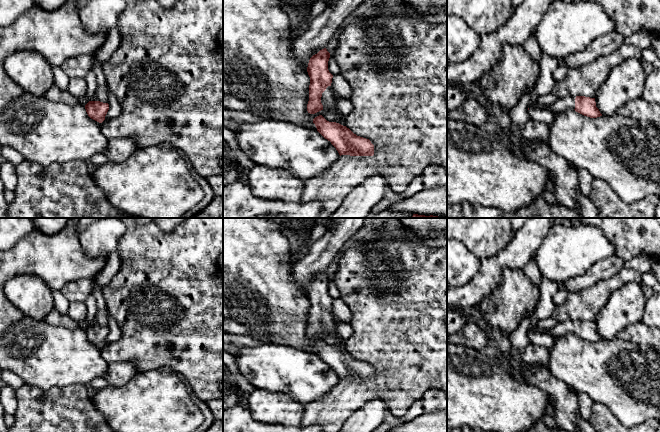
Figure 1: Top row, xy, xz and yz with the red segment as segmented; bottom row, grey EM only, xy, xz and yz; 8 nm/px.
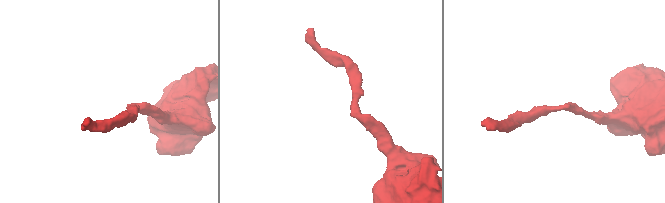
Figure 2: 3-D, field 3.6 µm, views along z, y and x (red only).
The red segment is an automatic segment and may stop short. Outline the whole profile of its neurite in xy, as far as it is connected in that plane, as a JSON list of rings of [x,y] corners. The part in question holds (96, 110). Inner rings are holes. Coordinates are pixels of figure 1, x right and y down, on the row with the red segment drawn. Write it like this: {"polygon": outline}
{"polygon": [[[89,101],[85,105],[85,109],[91,119],[102,123],[105,120],[105,116],[109,110],[109,104],[100,101]]]}

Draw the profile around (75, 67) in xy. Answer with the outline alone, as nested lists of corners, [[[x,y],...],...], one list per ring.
[[[93,55],[71,57],[61,64],[61,69],[71,78],[84,78],[92,67]]]

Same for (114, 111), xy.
[[[109,91],[109,98],[108,98],[109,110],[105,116],[105,120],[114,119],[121,114],[121,105],[117,100],[114,93]]]

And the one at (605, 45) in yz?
[[[613,31],[598,37],[582,52],[571,54],[564,58],[557,58],[558,64],[570,68],[581,67],[591,63],[597,58],[610,55],[624,44],[624,36],[618,31]]]

